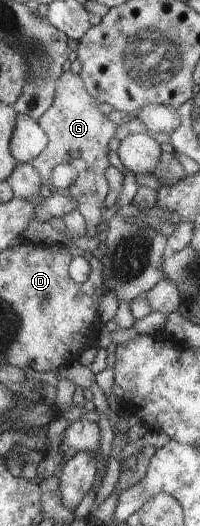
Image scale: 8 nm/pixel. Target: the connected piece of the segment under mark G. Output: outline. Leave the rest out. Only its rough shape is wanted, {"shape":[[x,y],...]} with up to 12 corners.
{"shape":[[79,73],[58,78],[29,162],[95,237],[117,128]]}

